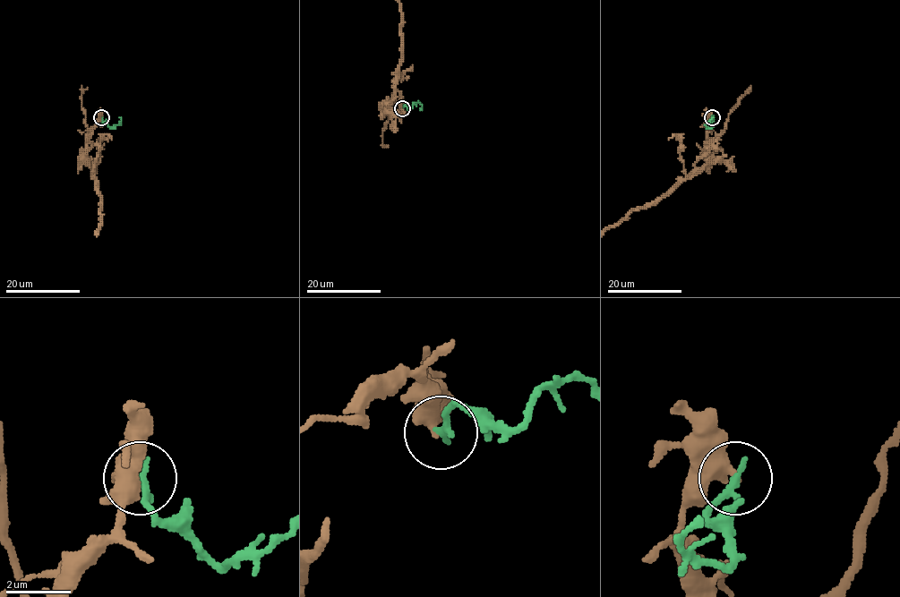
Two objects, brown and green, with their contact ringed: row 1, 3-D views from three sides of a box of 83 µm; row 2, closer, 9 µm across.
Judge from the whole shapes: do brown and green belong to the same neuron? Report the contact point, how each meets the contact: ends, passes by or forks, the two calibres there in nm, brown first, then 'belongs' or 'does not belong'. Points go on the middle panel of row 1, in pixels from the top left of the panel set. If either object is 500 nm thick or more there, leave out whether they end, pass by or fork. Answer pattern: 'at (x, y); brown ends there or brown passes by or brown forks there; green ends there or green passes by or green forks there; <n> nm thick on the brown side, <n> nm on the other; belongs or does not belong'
at (402, 108); brown ends there; green ends there; 460 nm thick on the brown side, 300 nm on the other; does not belong

